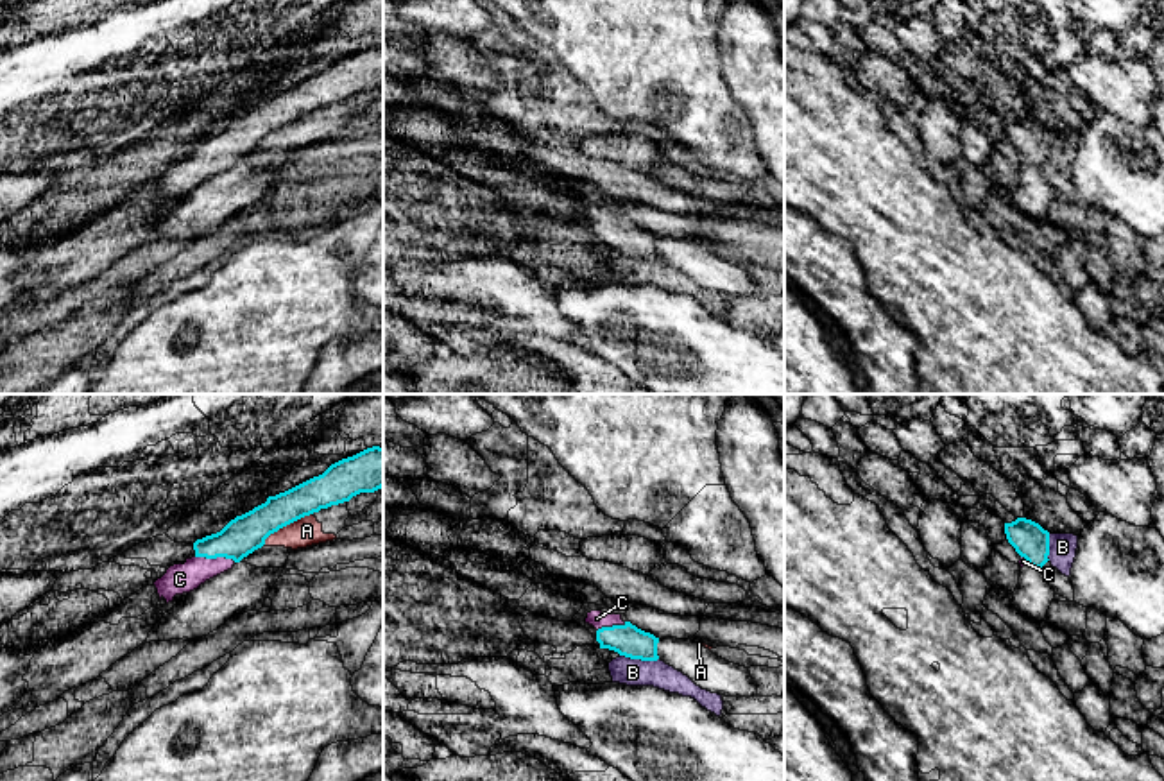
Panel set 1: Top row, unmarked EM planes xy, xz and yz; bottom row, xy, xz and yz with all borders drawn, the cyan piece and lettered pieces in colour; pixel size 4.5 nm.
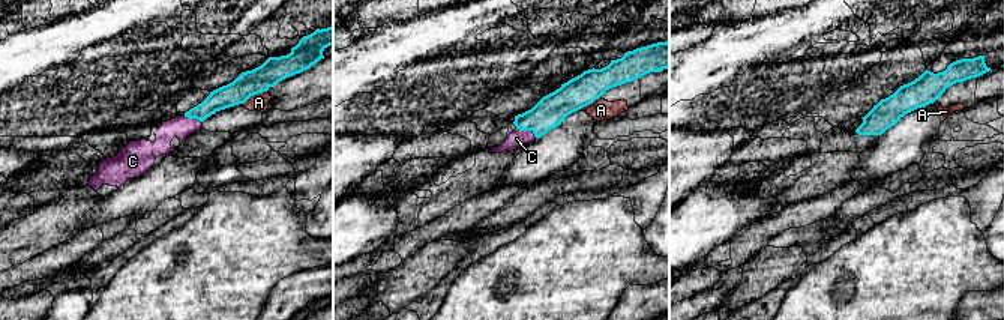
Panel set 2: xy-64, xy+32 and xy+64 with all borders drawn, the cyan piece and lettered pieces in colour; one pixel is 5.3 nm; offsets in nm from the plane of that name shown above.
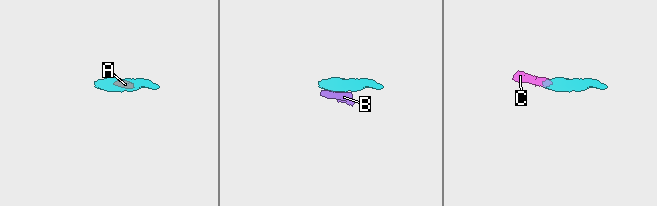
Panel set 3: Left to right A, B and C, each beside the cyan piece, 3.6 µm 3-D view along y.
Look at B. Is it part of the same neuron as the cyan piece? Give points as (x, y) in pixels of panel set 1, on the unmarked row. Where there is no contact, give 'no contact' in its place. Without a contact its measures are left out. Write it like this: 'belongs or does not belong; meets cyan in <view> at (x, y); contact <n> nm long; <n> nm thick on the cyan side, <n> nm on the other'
does not belong; meets cyan in xz at (640, 257); contact 180 nm long; 150 nm thick on the cyan side, 130 nm on the other

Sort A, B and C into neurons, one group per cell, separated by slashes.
A / B / C

